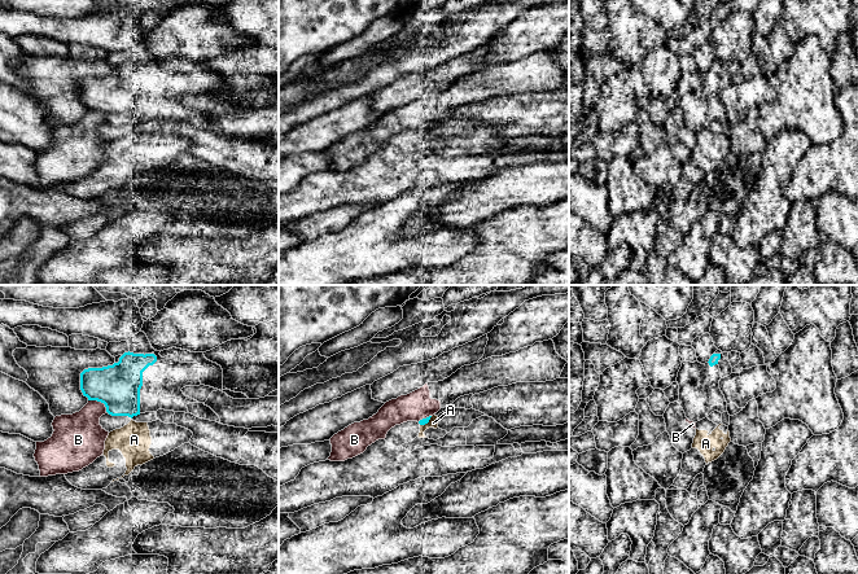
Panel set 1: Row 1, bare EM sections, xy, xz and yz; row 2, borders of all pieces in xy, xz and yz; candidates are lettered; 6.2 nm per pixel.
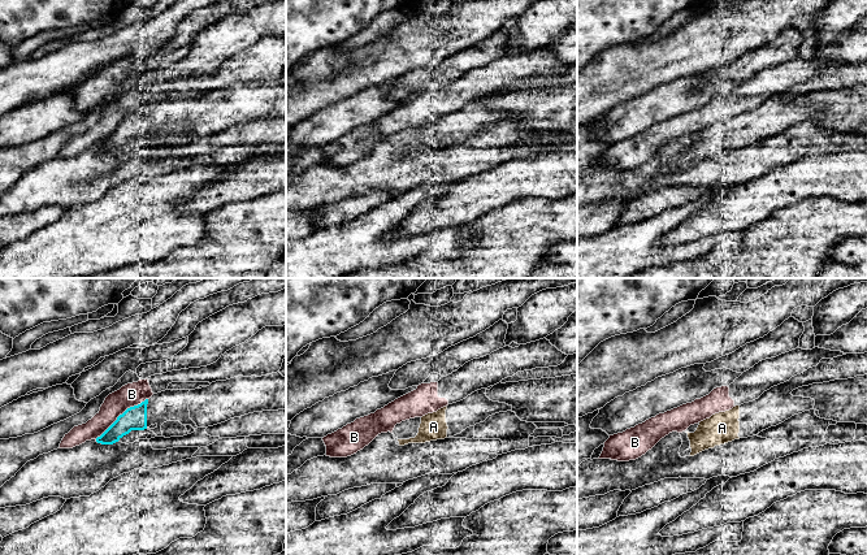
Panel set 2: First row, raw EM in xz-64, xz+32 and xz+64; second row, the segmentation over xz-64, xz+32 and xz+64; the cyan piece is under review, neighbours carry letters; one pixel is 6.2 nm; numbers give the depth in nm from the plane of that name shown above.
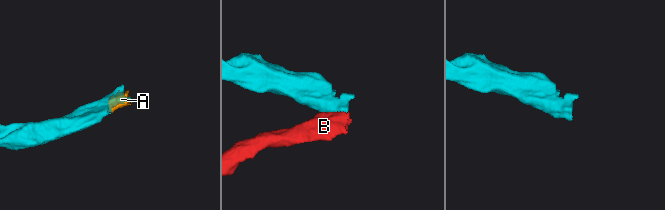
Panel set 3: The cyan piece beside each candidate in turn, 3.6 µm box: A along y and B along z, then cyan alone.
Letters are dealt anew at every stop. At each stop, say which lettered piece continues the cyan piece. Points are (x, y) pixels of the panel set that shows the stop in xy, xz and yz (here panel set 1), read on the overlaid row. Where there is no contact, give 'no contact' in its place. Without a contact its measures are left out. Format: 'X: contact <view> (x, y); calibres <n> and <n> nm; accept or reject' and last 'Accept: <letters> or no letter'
A: contact xz (427, 423); calibres 40 and 60 nm; reject
B: contact xy (100, 401); calibres 280 and 280 nm; reject
Accept: no letter

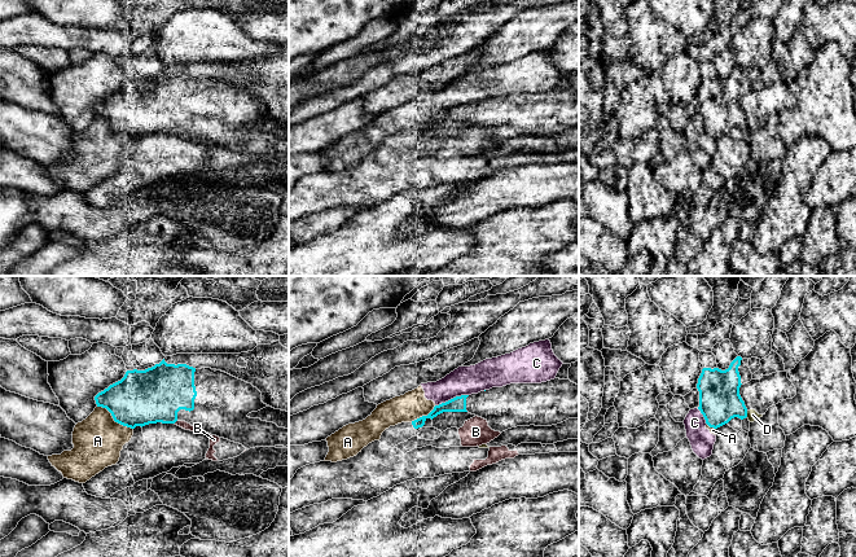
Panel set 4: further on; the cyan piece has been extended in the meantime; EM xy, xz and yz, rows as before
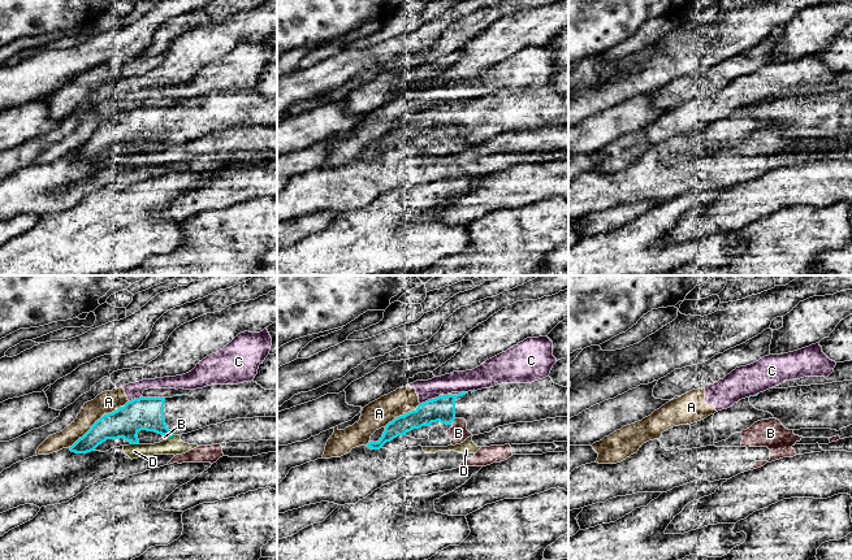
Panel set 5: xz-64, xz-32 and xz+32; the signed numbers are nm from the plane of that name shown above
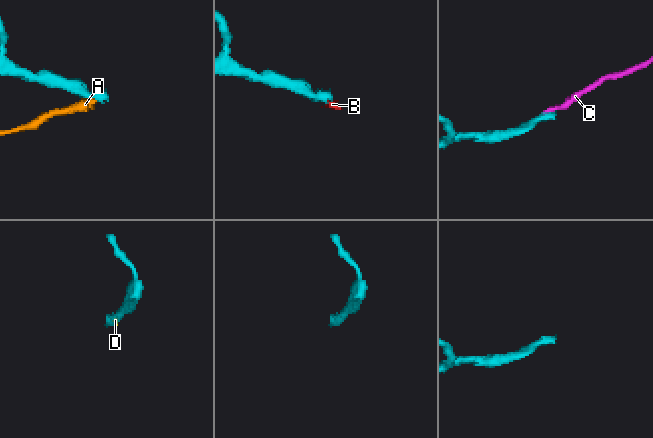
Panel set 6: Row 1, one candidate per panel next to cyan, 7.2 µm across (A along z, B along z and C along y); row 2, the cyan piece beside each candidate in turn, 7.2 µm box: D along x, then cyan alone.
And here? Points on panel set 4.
A: contact xy (114, 420); calibres 340 and 300 nm; reject
B: contact xy (175, 421); calibres 340 and 50 nm; reject
C: contact xz (451, 399); calibres 100 and 180 nm; reject
D: contact yz (746, 413); calibres 260 and 70 nm; reject
Accept: no letter

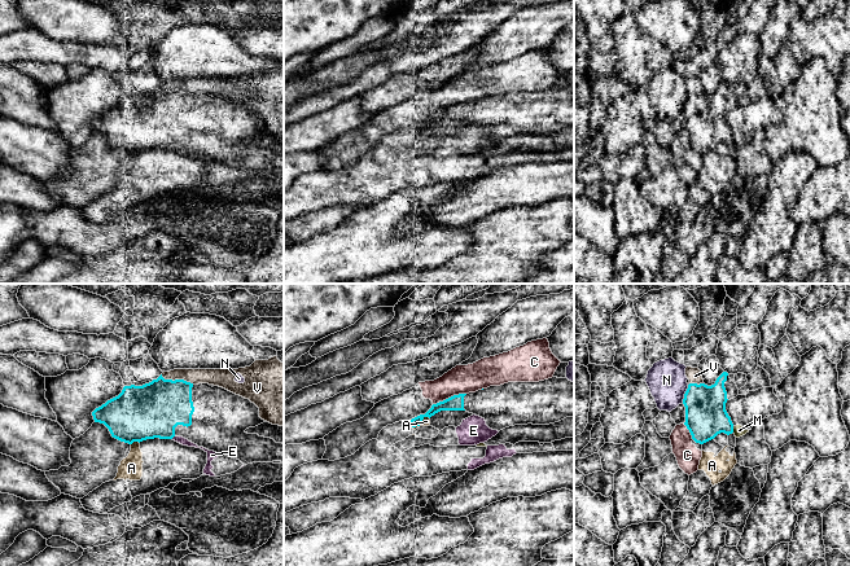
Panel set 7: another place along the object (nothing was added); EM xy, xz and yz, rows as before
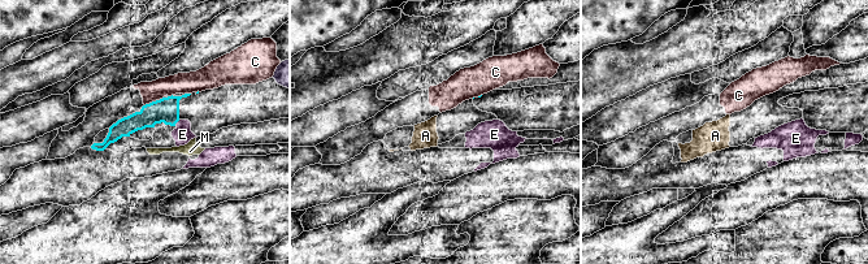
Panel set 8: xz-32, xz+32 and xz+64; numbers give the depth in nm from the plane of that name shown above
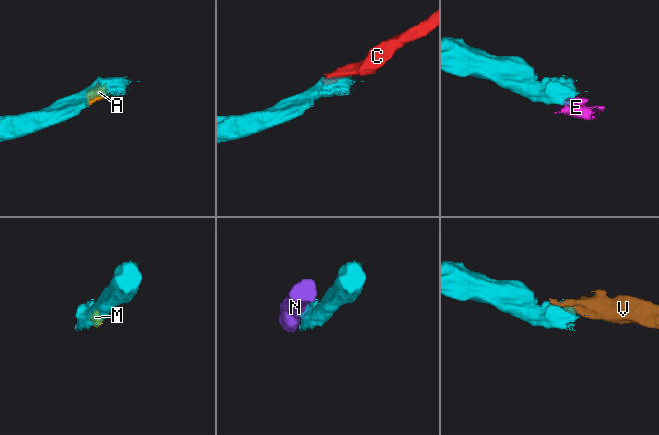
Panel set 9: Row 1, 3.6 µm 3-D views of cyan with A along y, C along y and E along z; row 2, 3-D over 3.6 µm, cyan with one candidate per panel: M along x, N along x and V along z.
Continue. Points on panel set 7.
A: contact xy (135, 441); calibres 340 and 140 nm; reject
C: contact xz (448, 398); calibres 100 and 180 nm; reject
E: contact xy (172, 437); calibres 340 and 50 nm; reject
M: contact yz (732, 429); calibres 260 and 70 nm; reject
N: contact yz (684, 394); calibres 260 and 240 nm; reject
V: contact xy (178, 380); calibres 340 and 110 nm; reject
Accept: no letter

